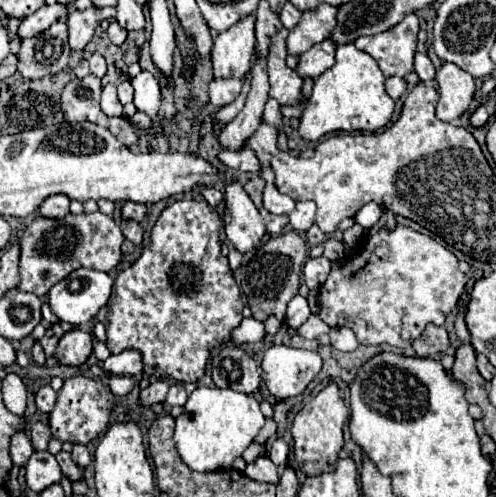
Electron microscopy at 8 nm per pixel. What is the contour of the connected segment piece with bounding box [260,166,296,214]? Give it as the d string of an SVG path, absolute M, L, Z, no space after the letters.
M264 166L264 168L260 170L260 174L262 174L262 178L266 180L264 208L266 208L268 212L272 212L272 214L290 214L290 212L294 210L296 202L294 202L290 196L278 192L278 188L274 186L274 172L272 172L272 168Z

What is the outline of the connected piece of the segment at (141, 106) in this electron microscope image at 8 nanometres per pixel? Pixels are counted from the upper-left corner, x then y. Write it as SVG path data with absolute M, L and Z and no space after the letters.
M142 70L132 80L134 86L134 104L140 112L156 118L156 112L160 108L160 82L146 70Z

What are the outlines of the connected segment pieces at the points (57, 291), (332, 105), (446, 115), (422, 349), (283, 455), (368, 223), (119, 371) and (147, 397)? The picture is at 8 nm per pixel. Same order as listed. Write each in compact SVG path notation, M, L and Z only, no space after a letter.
M78 268L48 292L48 302L60 322L78 326L92 320L108 302L112 284L106 272Z
M342 44L336 50L336 64L322 72L314 82L314 94L308 98L300 118L300 136L318 140L330 132L376 132L384 128L394 112L394 100L384 90L384 74L376 60L360 52L354 44Z
M444 62L436 72L440 102L436 108L436 116L444 122L452 122L462 116L462 112L470 106L474 96L474 76L464 72L452 62Z
M428 324L424 328L424 332L414 340L414 350L418 356L422 358L432 358L432 356L438 356L442 352L448 350L450 346L450 338L448 338L448 332L444 330L444 326L434 326L434 324Z
M276 438L270 452L268 452L270 460L276 464L276 466L286 466L286 458L288 458L288 444L282 440L282 438Z
M368 202L364 208L360 208L360 212L356 214L354 222L360 224L362 228L370 230L374 224L378 224L380 216L382 216L382 208L376 202Z
M130 348L128 352L120 352L120 354L112 354L110 358L106 358L102 362L104 370L108 370L110 374L116 376L140 376L142 374L142 360L140 360L140 352L136 352L136 348Z
M156 380L152 382L146 390L140 390L140 396L138 396L138 402L142 408L150 408L152 404L160 404L166 400L166 394L168 394L168 384Z

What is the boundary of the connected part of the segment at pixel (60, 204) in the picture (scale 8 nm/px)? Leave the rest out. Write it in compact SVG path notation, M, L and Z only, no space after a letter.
M50 196L48 200L44 200L44 204L40 206L40 216L44 218L64 218L68 214L68 208L70 208L70 200L66 196Z

